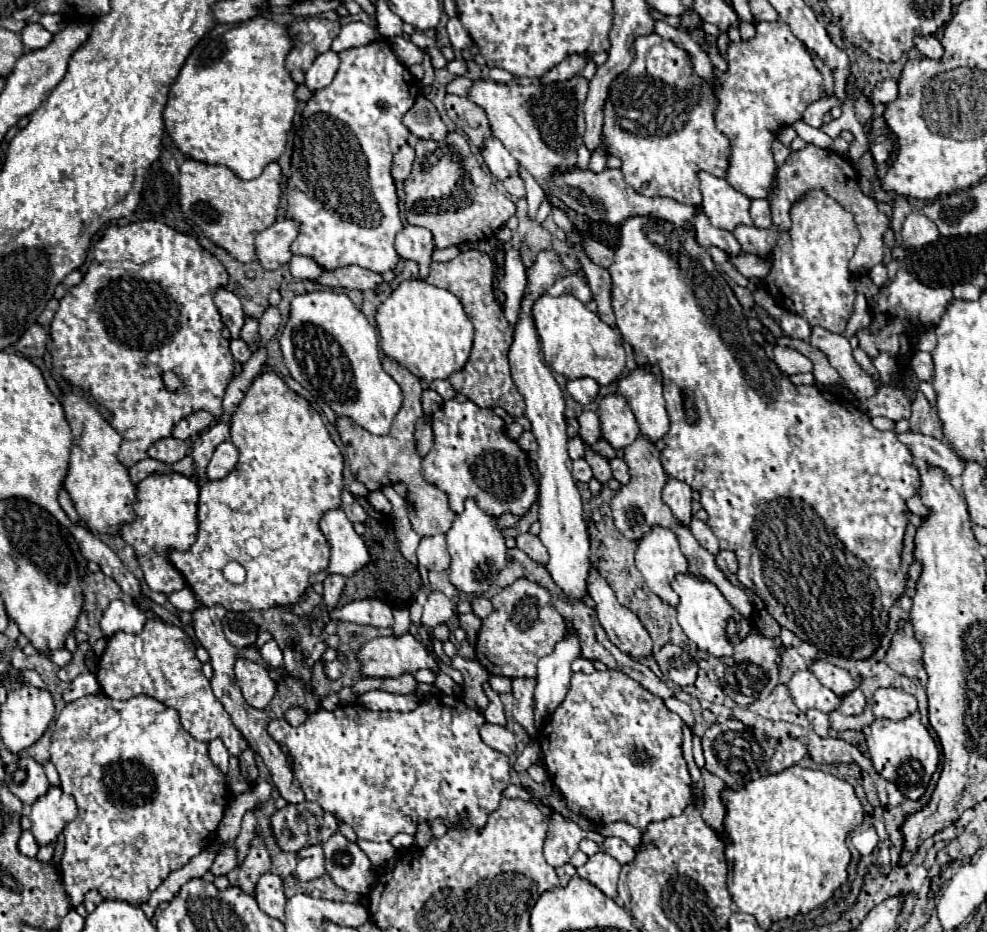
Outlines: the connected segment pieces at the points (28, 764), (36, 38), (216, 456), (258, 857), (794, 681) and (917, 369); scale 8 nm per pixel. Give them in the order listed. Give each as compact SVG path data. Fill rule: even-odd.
M21 758L13 766L5 766L5 784L7 784L9 792L13 792L25 806L31 806L49 790L47 776L45 776L41 764L37 764L33 758ZM19 768L25 770L27 778L21 784L15 784L13 772Z
M33 22L33 24L27 24L23 30L21 30L21 42L25 46L25 50L39 50L43 46L47 46L49 42L53 40L53 34L49 34L41 24Z
M231 442L219 444L217 450L213 452L213 458L211 458L209 466L207 466L207 478L209 480L225 478L235 468L237 456L239 456L239 452L235 450L235 446Z
M255 836L253 844L251 844L251 850L245 858L245 862L239 866L239 888L249 894L249 896L255 896L255 886L257 886L257 880L269 872L271 868L271 862L269 862L269 852L265 850L265 844L259 836Z
M809 670L795 672L787 686L789 686L793 702L797 704L801 712L815 708L829 714L839 708L841 700L835 698L835 694L831 694L831 690L827 690Z
M915 352L913 360L911 360L911 366L913 366L913 372L919 380L931 382L931 378L933 378L933 360L931 360L929 352Z

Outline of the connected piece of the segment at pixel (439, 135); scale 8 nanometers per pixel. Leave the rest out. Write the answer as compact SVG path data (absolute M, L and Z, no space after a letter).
M419 96L415 100L413 108L405 114L403 122L419 138L427 138L427 140L439 142L449 134L449 130L443 124L437 108L425 96Z

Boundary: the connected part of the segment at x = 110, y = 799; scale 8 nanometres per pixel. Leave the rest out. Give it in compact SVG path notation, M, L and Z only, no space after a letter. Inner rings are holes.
M87 696L87 698L79 698L75 702L69 702L61 714L55 720L55 730L53 730L53 742L51 742L51 762L55 764L59 776L61 776L61 790L65 794L71 794L77 802L77 818L73 822L69 822L63 830L65 834L65 854L61 860L61 868L63 868L63 888L69 896L69 902L73 908L77 908L83 902L83 896L89 890L97 890L105 900L123 900L129 902L133 906L139 906L143 902L147 902L149 894L177 868L185 866L195 854L199 854L199 850L205 850L207 846L211 846L211 842L217 838L217 826L223 820L223 812L227 808L227 800L229 800L229 792L227 792L227 784L225 784L225 776L221 774L221 770L211 762L209 754L207 754L207 742L201 742L197 738L193 738L189 732L183 730L181 722L179 722L179 714L177 710L163 706L161 702L155 702L155 698L147 698L147 696L139 696L139 698L131 698L127 702L117 702L111 700L107 696L99 698L99 696Z

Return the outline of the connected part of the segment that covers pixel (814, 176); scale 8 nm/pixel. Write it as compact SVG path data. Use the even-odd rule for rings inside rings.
M807 144L803 150L799 152L791 152L789 158L785 160L785 164L777 170L777 190L769 194L769 204L771 204L771 214L773 214L773 226L787 232L791 226L791 218L789 212L793 208L793 204L797 200L801 200L809 190L821 190L827 196L831 196L837 204L841 204L847 212L853 214L853 220L857 224L857 230L861 234L861 240L857 244L855 256L851 258L851 274L859 276L859 274L867 274L875 264L883 262L883 234L889 230L891 222L889 218L877 210L875 202L865 196L859 188L859 174L857 170L851 166L851 162L843 156L839 156L833 150L823 150L817 148L813 144Z

